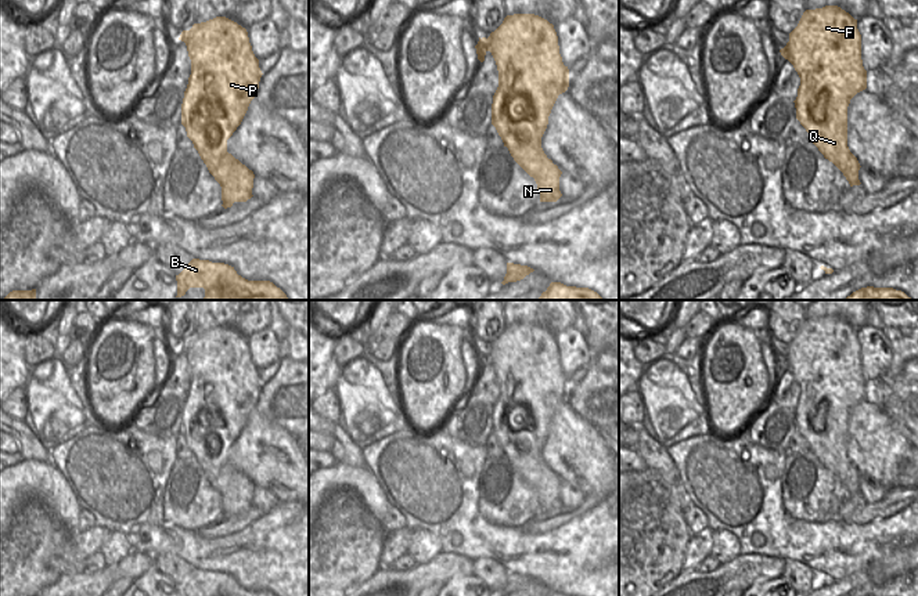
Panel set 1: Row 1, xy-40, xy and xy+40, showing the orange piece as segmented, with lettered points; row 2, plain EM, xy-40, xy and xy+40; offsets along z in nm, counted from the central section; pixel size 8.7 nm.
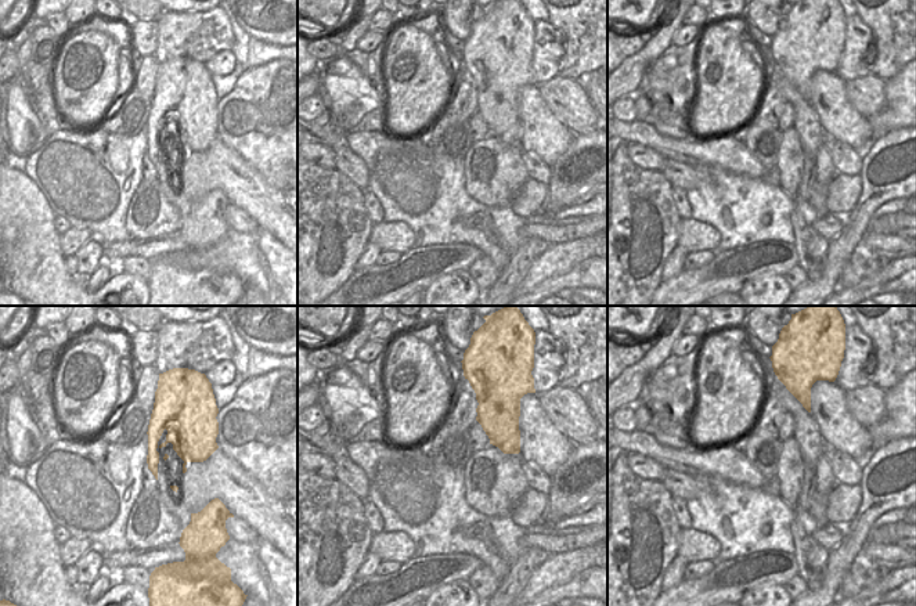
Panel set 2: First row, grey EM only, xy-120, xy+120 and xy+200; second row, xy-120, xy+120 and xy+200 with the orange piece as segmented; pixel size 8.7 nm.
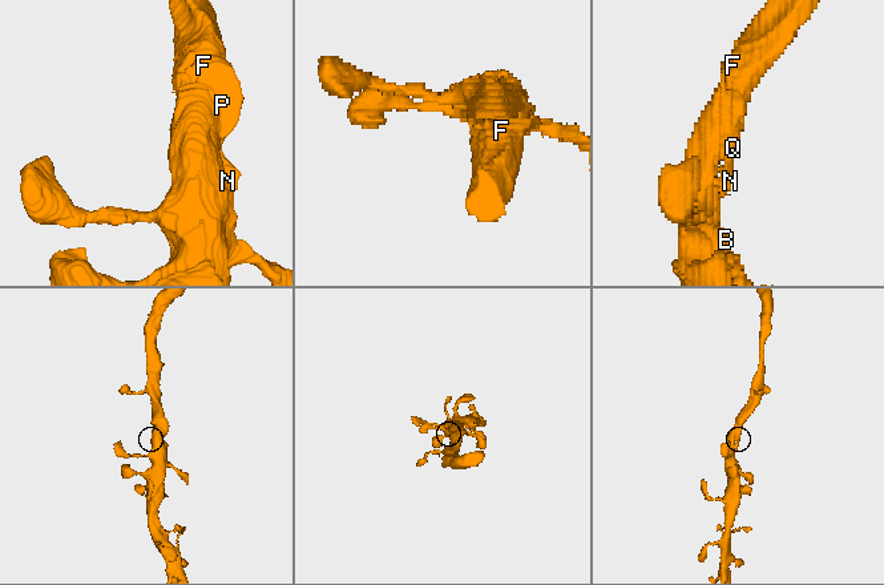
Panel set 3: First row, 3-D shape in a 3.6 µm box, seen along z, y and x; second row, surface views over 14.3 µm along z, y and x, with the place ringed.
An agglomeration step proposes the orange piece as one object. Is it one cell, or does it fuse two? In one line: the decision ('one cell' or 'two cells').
one cell

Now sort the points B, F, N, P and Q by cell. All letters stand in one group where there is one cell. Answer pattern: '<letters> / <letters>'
B F N P Q

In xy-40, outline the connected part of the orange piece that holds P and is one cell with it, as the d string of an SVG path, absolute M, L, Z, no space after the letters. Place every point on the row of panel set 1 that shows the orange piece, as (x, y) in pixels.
M216 17L183 30L191 75L181 104L181 124L209 173L222 187L223 207L251 199L255 174L231 153L227 140L258 95L262 71L248 32Z

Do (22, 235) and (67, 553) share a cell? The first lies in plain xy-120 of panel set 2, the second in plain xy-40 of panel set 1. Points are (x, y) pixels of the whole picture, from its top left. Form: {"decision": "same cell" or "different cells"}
{"decision": "same cell"}

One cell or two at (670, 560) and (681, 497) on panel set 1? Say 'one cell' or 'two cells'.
two cells

